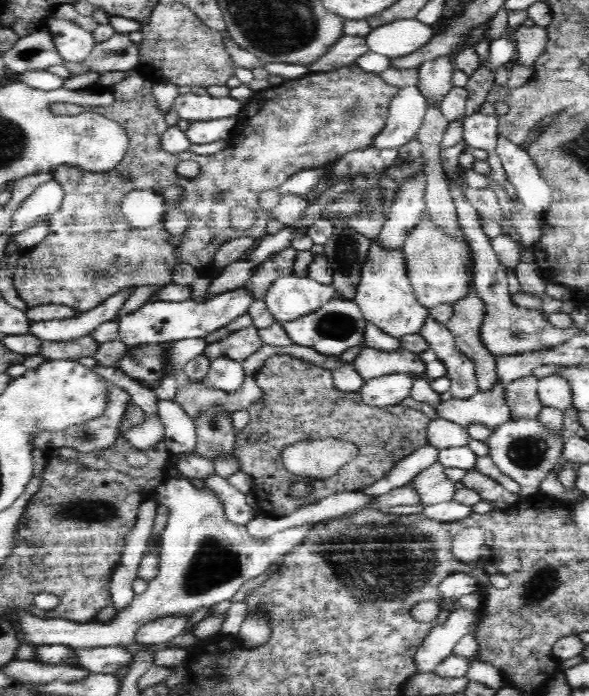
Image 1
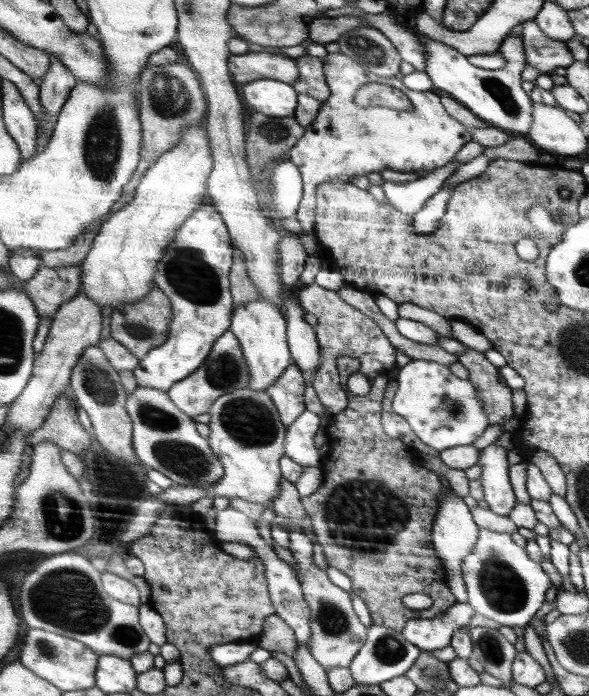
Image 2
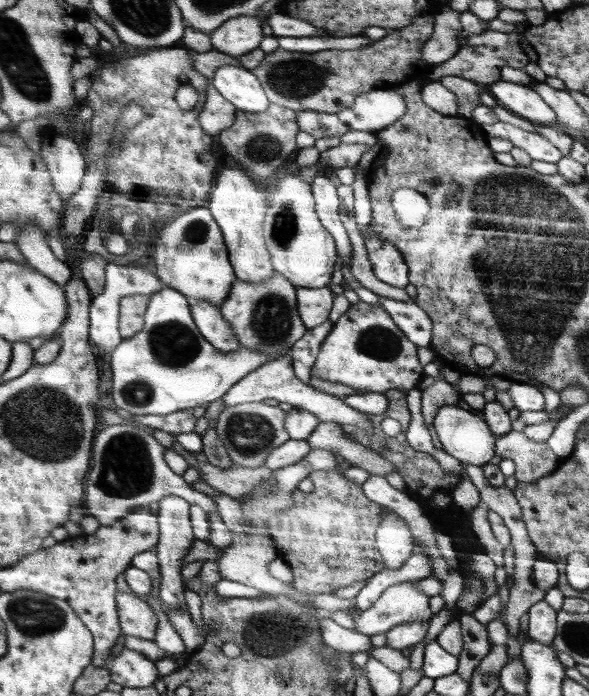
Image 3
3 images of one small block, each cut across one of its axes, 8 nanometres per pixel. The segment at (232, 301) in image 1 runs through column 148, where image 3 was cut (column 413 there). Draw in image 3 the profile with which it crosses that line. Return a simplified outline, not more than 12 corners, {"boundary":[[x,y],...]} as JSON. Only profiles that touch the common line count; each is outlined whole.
{"boundary":[[379,296],[408,340],[430,347],[433,322],[416,303]]}

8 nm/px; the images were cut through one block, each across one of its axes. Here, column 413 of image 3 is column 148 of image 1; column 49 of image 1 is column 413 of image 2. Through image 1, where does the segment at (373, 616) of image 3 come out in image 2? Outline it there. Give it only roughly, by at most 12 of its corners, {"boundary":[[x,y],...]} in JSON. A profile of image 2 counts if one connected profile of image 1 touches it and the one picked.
{"boundary":[[458,602],[438,617],[409,620],[401,633],[421,651],[446,648],[475,610]]}

